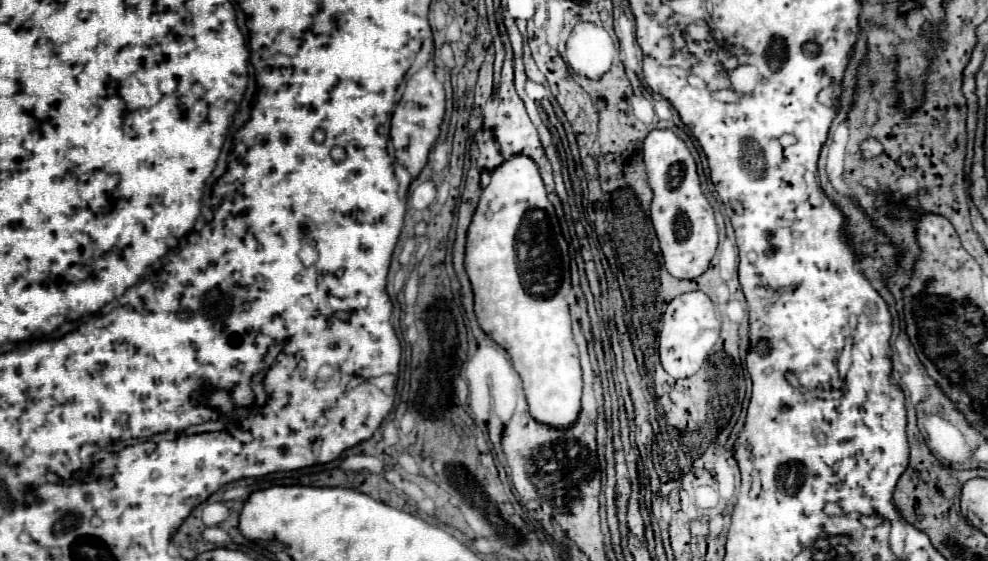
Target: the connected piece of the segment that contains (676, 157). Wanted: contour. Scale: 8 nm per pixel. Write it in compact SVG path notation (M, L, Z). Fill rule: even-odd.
M663 129L651 131L645 137L643 161L653 189L651 221L661 245L665 267L677 279L695 279L709 267L717 249L717 223L713 209L701 191L695 159L683 139L679 139L673 131Z

